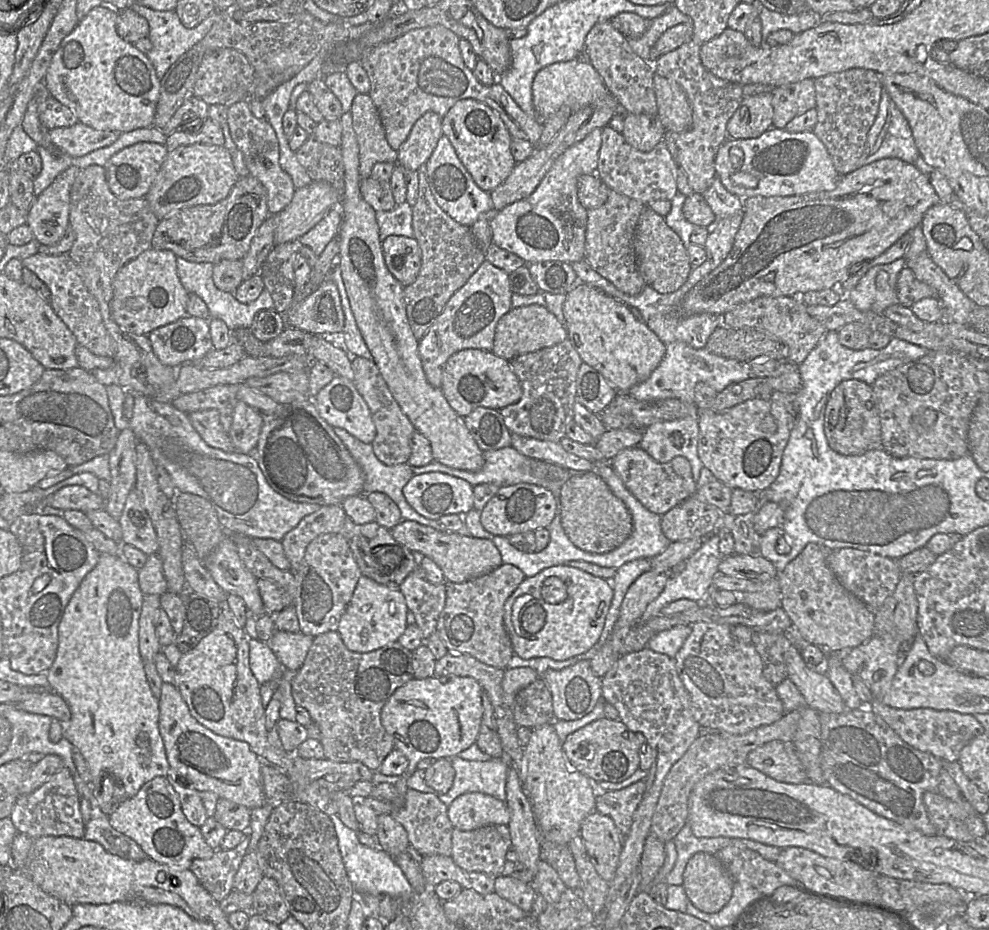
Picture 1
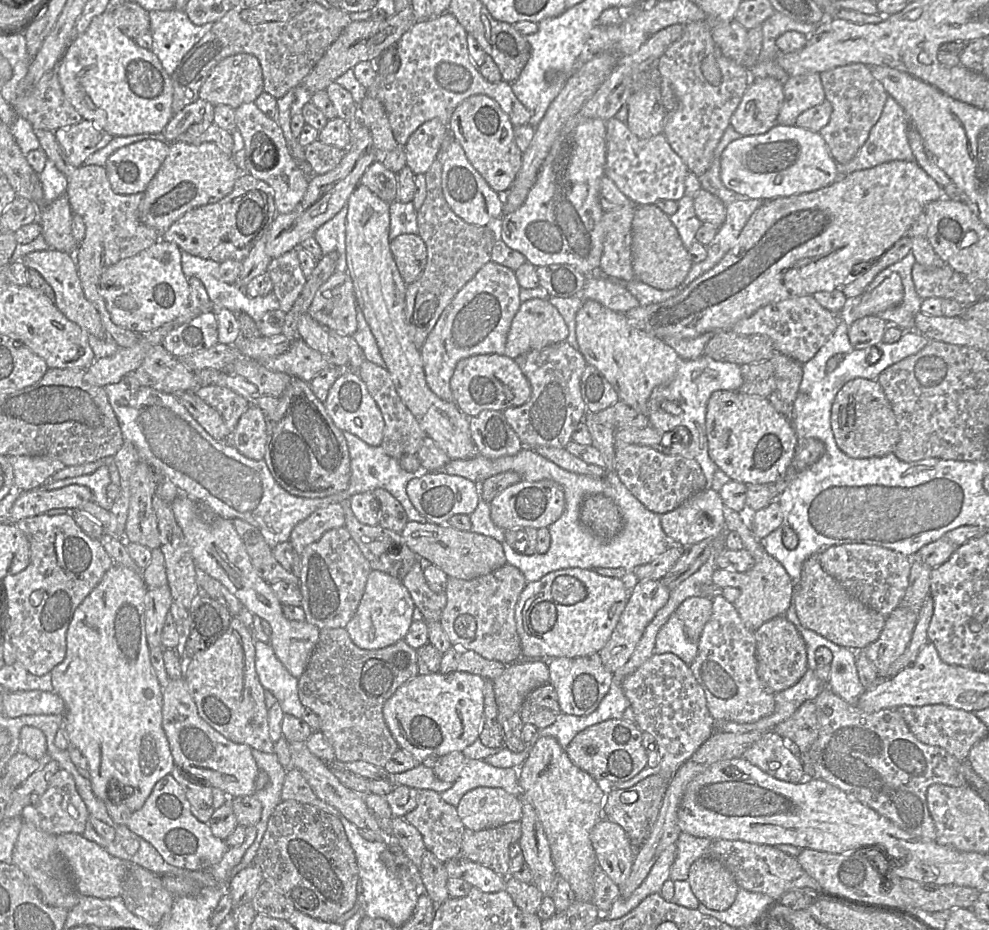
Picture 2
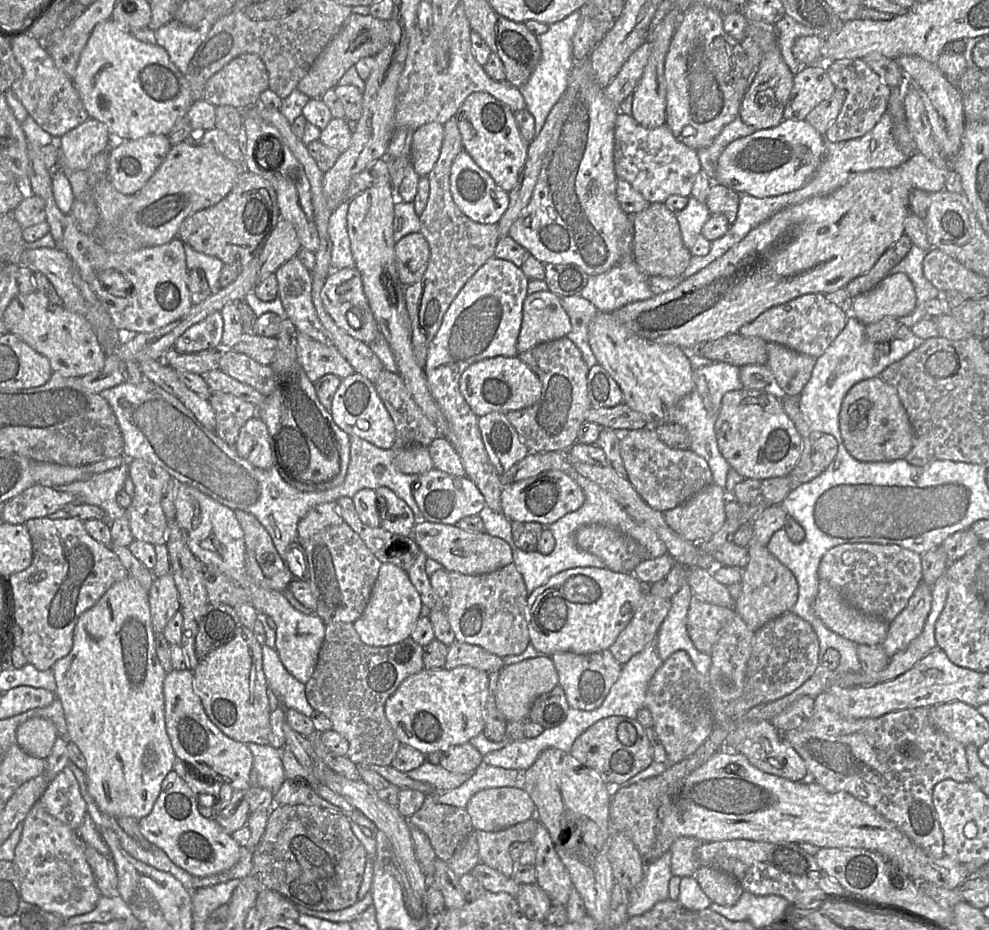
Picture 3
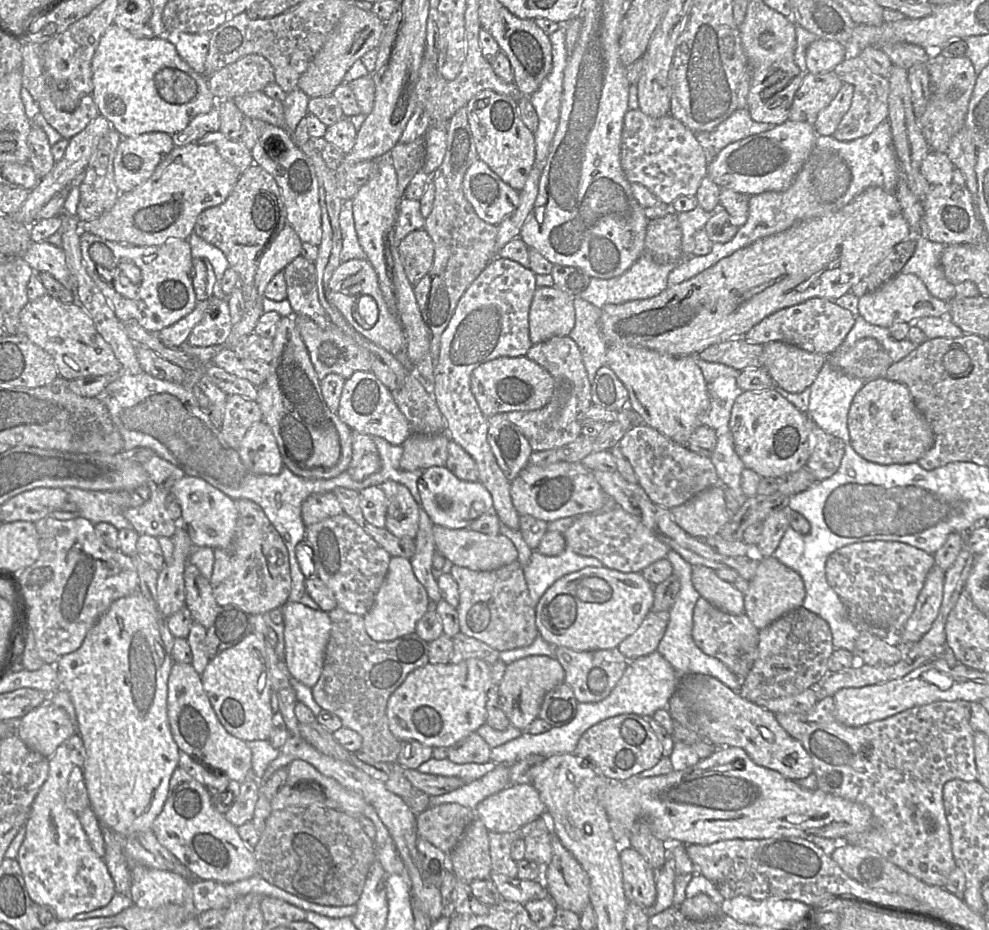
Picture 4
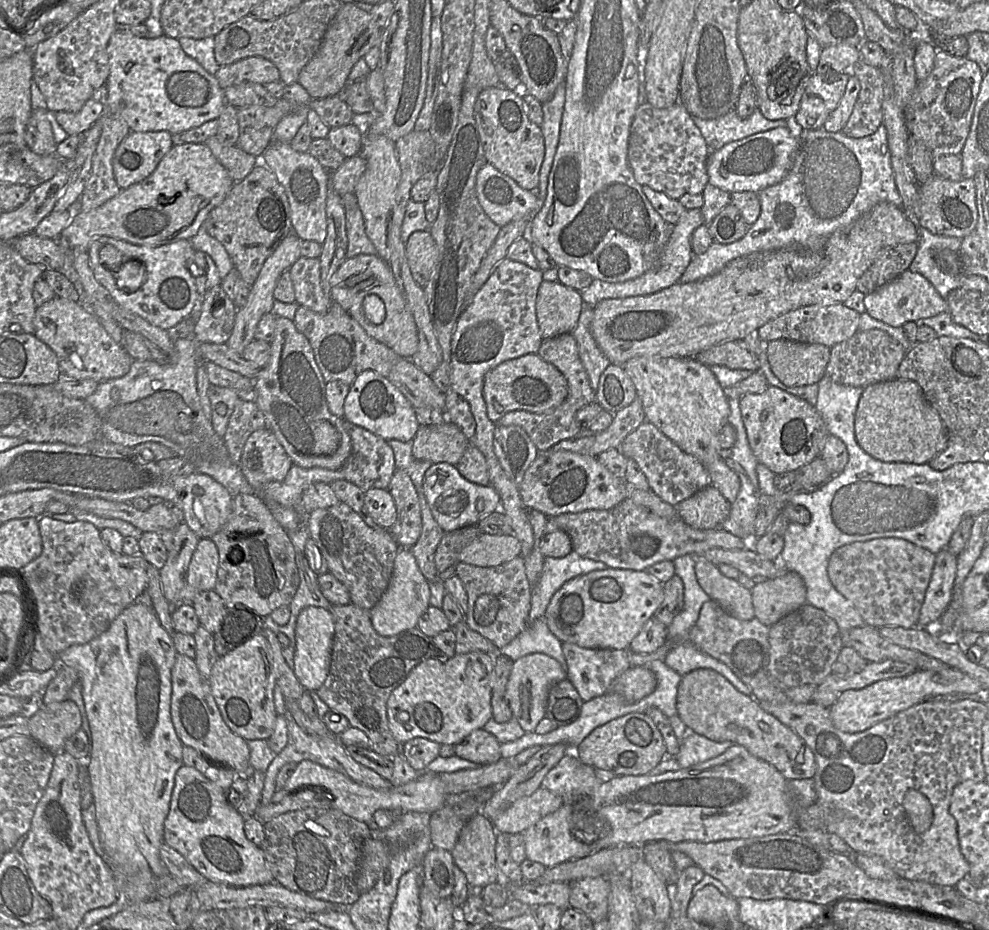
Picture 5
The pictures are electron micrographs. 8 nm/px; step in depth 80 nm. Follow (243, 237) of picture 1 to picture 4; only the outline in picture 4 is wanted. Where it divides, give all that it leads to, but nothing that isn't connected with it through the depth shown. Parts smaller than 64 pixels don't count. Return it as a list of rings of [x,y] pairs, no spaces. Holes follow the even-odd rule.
[[[253,164],[240,173],[224,202],[199,214],[193,233],[222,251],[229,266],[238,274],[243,298],[248,300],[260,257],[286,224],[285,207],[277,183],[264,168]]]

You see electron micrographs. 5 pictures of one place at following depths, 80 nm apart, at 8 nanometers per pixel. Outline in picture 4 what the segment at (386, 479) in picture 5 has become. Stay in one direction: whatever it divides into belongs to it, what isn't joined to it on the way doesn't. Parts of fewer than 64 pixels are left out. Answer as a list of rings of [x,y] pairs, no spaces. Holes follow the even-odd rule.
[[[352,431],[352,458],[347,468],[349,475],[356,481],[362,481],[381,467],[381,458],[372,436]]]

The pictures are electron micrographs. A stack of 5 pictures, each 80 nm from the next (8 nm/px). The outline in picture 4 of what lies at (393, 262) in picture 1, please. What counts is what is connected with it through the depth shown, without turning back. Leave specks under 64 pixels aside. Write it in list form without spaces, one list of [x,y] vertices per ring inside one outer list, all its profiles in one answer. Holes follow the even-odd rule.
[[[415,230],[398,244],[398,251],[405,274],[415,286],[432,267],[434,243],[425,230]]]

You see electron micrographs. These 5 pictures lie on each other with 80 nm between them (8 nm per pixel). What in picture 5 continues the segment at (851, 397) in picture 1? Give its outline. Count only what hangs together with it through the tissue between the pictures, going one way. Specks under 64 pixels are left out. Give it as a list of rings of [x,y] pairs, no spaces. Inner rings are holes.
[[[891,379],[863,388],[854,417],[859,446],[883,462],[928,464],[947,447],[948,434],[938,412],[925,399],[921,387],[907,379]]]

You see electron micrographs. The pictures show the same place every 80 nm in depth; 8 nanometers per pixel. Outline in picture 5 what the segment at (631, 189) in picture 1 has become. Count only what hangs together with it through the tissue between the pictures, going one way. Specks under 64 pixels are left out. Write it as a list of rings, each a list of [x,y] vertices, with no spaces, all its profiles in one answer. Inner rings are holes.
[[[679,102],[668,108],[641,103],[628,139],[628,164],[635,180],[678,200],[685,194],[701,194],[708,183],[709,150],[693,117]]]

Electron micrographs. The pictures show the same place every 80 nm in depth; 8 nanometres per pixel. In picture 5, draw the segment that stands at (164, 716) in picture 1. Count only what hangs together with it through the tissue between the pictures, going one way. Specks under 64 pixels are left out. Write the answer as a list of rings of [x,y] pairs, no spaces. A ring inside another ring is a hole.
[[[177,655],[171,670],[171,720],[177,736],[184,746],[199,751],[211,763],[226,766],[246,778],[243,773],[249,764],[250,751],[246,740],[235,733],[224,722],[213,695],[199,673],[195,660]]]

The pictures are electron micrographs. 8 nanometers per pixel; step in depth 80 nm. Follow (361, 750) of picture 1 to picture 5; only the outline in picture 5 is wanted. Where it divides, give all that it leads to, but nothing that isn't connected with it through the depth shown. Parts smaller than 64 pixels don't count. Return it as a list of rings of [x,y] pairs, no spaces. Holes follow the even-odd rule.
[[[351,603],[332,606],[330,612],[335,627],[331,664],[325,682],[315,692],[331,710],[346,716],[350,726],[359,728],[367,734],[370,740],[370,749],[380,755],[394,757],[401,747],[389,729],[387,701],[391,692],[405,681],[414,667],[429,658],[437,657],[433,638],[425,635],[417,627],[394,636],[382,636],[376,632],[372,625],[370,610],[360,608]]]

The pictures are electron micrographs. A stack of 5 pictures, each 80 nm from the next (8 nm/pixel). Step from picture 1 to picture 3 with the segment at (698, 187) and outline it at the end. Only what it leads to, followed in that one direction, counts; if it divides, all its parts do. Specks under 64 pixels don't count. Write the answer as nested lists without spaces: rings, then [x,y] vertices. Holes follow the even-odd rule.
[[[696,5],[689,8],[680,19],[665,59],[666,122],[674,137],[691,149],[698,151],[709,146],[723,127],[739,114],[740,106],[749,88],[743,77],[747,57],[741,43],[729,36],[723,28],[723,16],[715,10]]]

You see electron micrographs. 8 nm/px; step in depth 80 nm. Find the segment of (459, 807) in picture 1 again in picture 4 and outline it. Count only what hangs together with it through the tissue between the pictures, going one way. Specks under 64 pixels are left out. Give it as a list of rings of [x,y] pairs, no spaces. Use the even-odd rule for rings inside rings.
[[[532,784],[508,785],[488,796],[475,808],[478,817],[491,832],[510,832],[546,814],[546,806]]]

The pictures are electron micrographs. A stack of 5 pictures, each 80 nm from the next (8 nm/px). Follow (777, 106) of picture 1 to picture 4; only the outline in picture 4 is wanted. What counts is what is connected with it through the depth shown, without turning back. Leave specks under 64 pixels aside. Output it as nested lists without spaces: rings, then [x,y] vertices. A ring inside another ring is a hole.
[[[806,72],[801,85],[795,93],[789,120],[814,125],[821,110],[835,98],[843,82],[832,72]]]

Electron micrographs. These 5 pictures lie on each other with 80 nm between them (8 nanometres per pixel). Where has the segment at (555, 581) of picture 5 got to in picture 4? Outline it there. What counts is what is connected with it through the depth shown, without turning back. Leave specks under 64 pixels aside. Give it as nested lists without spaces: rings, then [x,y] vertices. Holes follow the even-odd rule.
[[[568,547],[561,554],[551,557],[533,551],[529,563],[523,567],[523,573],[534,610],[536,611],[540,598],[555,581],[586,567],[604,566],[598,559],[578,555]]]

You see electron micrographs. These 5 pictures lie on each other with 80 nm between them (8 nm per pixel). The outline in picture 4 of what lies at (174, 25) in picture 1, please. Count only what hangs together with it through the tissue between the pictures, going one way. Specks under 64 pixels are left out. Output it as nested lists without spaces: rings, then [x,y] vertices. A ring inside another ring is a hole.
[[[166,32],[164,38],[172,43],[178,55],[194,71],[204,74],[204,63],[209,48],[211,32],[184,33]]]

